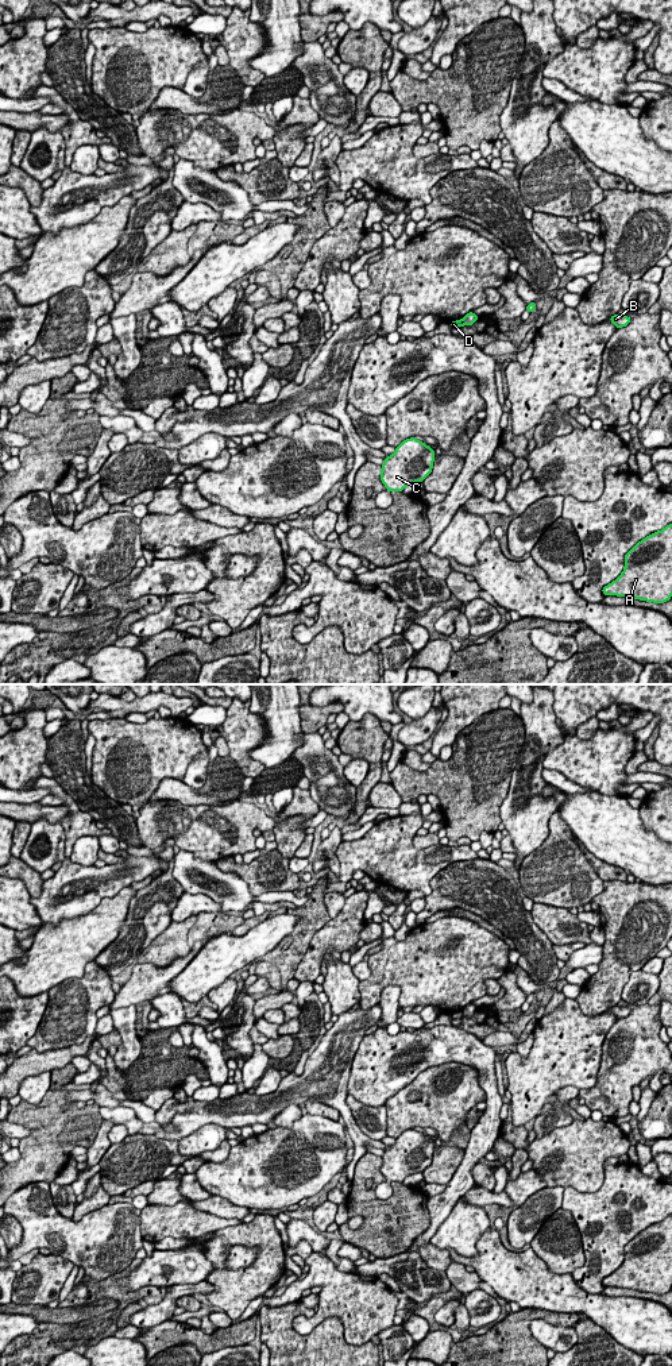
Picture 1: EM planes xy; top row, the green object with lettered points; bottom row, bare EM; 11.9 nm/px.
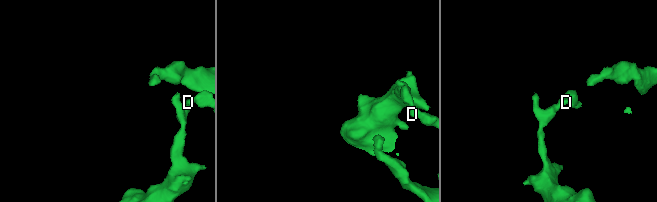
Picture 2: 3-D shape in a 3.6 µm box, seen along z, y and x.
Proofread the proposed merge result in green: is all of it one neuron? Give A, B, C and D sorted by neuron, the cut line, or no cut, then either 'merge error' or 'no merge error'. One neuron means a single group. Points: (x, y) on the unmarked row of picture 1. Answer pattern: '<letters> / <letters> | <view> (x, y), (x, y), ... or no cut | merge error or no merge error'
A C D / B | xy (460, 1011), (463, 1015) | merge error

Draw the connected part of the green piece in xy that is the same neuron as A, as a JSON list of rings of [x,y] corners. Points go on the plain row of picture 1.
[[[672,1215],[637,1234],[625,1246],[622,1265],[605,1277],[605,1286],[630,1288],[640,1292],[664,1294],[672,1288]]]

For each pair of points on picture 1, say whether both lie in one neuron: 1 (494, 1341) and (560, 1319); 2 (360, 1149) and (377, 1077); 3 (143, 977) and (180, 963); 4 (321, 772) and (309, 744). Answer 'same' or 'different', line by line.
1: same
2: different
3: same
4: same

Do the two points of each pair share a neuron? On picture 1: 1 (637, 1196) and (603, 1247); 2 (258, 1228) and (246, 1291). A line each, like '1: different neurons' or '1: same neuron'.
1: same neuron
2: same neuron

